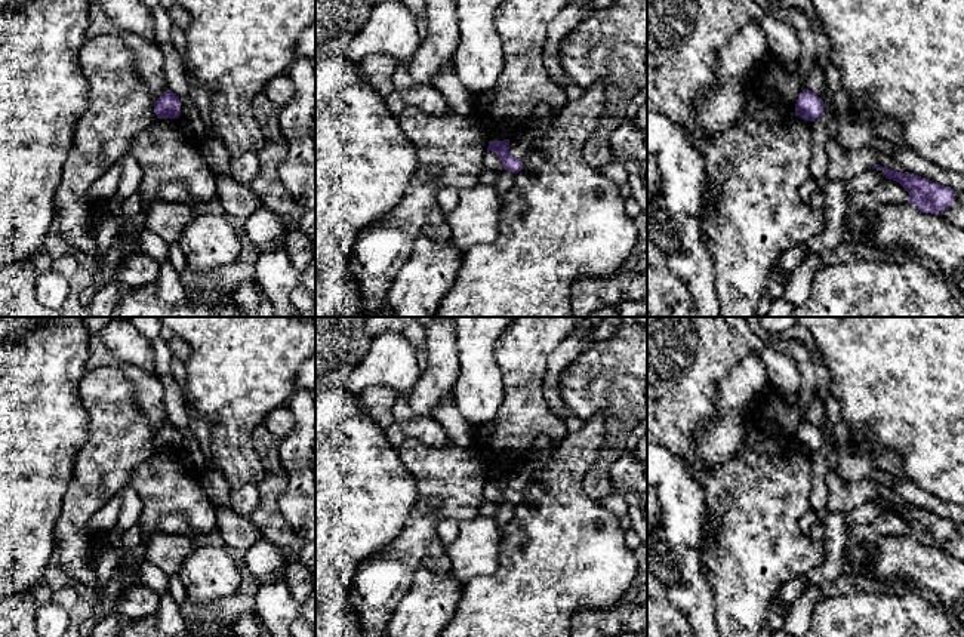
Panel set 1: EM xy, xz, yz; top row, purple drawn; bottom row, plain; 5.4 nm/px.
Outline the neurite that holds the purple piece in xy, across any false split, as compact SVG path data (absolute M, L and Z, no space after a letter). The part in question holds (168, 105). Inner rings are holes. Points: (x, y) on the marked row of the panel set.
M166 90L154 102L154 111L155 116L161 119L178 119L181 113L181 101L172 90Z

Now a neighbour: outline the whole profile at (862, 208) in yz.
M887 179L869 193L857 191L847 197L848 225L874 228L878 210L890 203L908 203L909 193L896 181Z

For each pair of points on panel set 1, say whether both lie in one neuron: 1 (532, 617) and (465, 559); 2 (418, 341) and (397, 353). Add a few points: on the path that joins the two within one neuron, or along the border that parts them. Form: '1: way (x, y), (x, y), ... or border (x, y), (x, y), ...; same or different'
1: border (499, 542), (498, 566), (464, 582); different
2: border (402, 334), (416, 348); different

